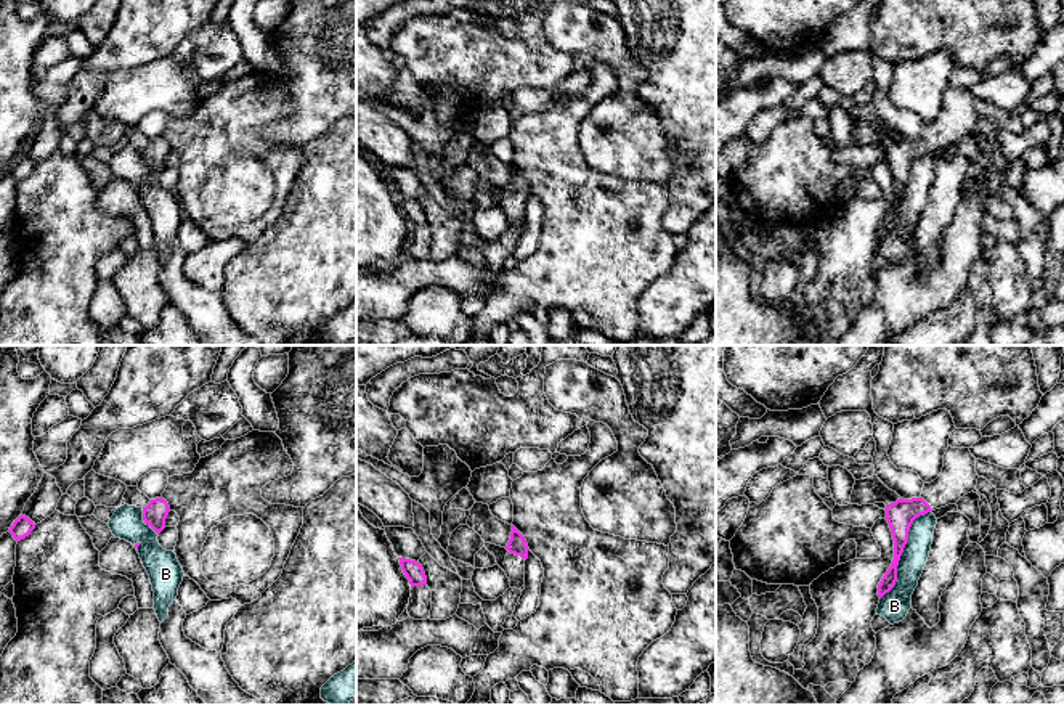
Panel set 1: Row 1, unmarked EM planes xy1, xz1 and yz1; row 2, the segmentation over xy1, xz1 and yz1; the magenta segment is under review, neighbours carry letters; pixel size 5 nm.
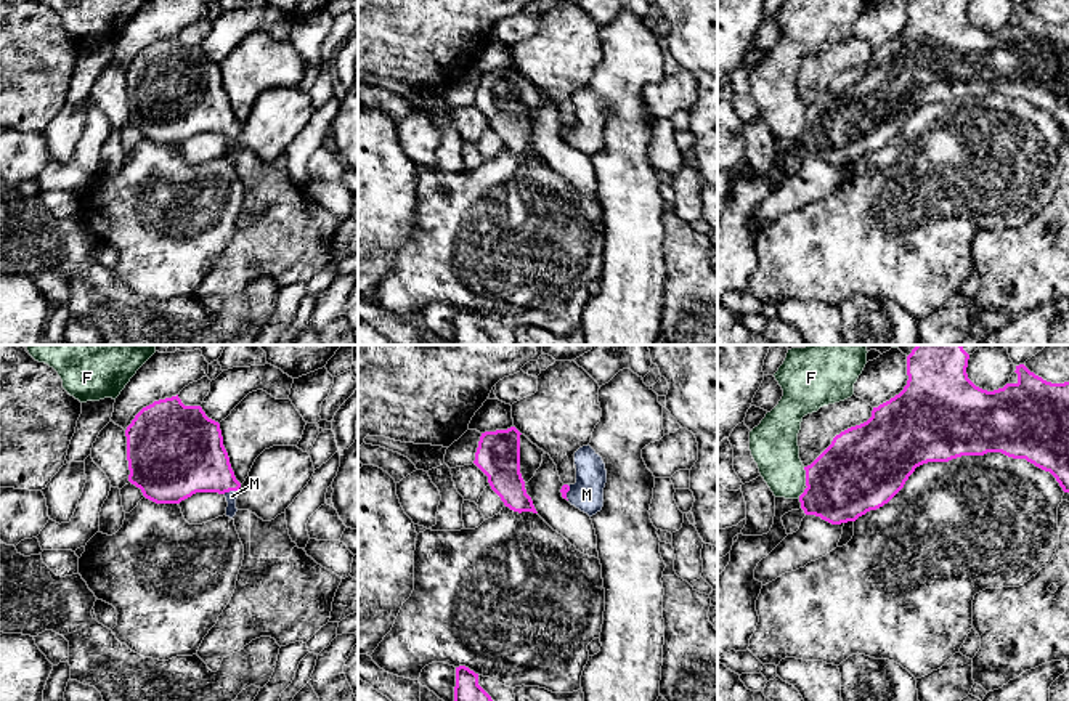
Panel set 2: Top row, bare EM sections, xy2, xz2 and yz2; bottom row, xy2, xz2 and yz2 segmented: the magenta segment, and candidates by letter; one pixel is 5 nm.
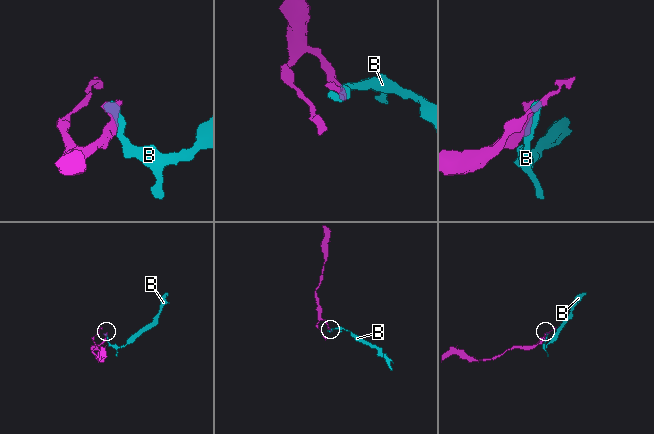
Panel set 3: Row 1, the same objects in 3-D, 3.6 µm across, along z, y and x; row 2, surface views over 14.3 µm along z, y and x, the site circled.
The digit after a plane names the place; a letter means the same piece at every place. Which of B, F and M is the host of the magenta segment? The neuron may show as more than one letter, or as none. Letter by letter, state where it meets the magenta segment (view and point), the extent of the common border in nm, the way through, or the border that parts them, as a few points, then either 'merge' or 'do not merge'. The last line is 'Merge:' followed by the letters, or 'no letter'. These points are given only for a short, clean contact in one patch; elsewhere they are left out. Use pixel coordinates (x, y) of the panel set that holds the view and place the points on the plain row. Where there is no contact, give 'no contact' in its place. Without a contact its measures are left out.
B: contact yz1 (902, 191); length 500 nm; do not merge
F: contact yz2 (806, 117); length 100 nm; do not merge
M: contact xy2 (230, 130); length 70 nm; way xy2 (191, 98), (230, 130), (231, 137); merge
Merge: M

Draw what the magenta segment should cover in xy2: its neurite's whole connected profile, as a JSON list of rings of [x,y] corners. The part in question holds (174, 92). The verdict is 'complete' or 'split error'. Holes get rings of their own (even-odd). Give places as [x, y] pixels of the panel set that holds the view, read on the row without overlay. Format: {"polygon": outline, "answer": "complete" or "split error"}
{"polygon": [[[177,37],[143,48],[125,71],[128,122],[156,144],[180,144],[196,133],[218,133],[226,138],[226,157],[238,152],[241,124],[236,120],[223,87],[220,64],[209,59],[201,47],[185,47]]], "answer": "split error"}

